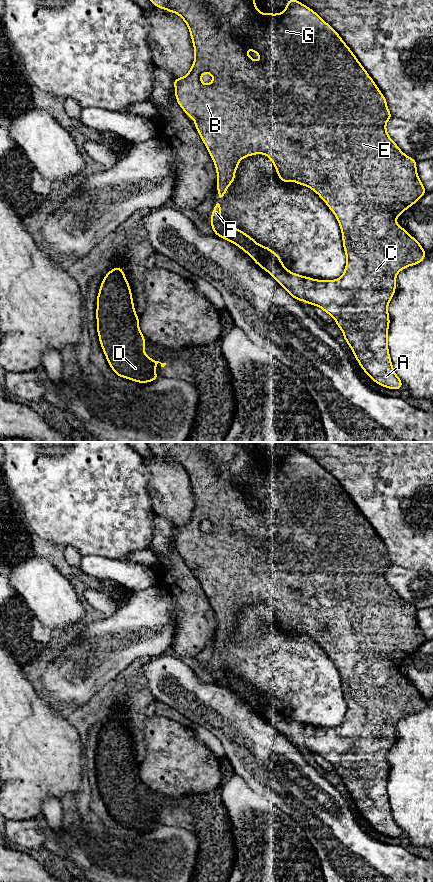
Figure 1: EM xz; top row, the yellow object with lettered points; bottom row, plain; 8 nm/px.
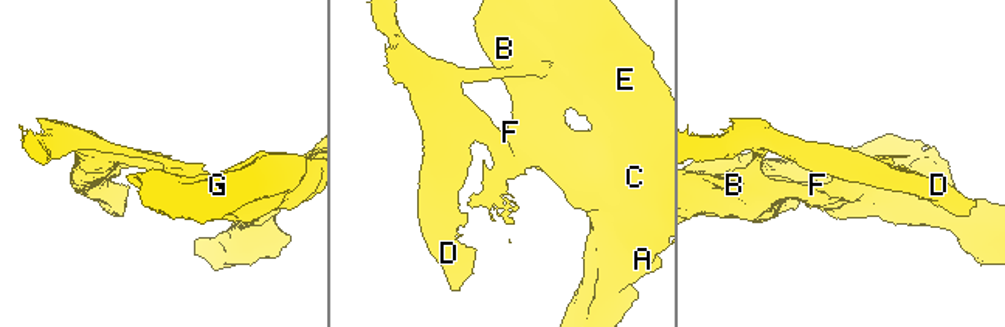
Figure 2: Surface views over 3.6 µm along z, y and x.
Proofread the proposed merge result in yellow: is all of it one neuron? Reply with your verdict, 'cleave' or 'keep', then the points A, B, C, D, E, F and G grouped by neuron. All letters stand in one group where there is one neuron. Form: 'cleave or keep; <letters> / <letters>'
cleave; A B C E F G / D

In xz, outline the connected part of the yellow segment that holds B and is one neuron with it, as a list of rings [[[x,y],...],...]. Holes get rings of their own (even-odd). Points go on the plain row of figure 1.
[[[147,442],[151,451],[163,458],[178,462],[189,476],[190,484],[194,494],[195,508],[186,524],[173,526],[175,535],[175,545],[183,559],[193,567],[195,575],[201,584],[203,591],[209,599],[212,609],[215,611],[217,620],[218,649],[214,653],[211,661],[210,673],[218,685],[233,689],[241,698],[246,700],[254,710],[262,717],[267,719],[294,747],[304,749],[309,753],[316,753],[329,762],[336,773],[342,778],[344,788],[351,796],[354,805],[360,815],[368,822],[375,831],[388,837],[402,837],[401,827],[396,823],[391,805],[388,798],[388,777],[390,766],[388,762],[388,752],[395,742],[396,724],[404,716],[417,713],[424,709],[426,700],[420,691],[412,685],[407,678],[395,670],[406,657],[415,652],[424,642],[427,641],[422,630],[419,627],[416,612],[417,608],[404,602],[398,593],[389,585],[386,578],[387,569],[393,565],[387,555],[387,549],[384,543],[373,527],[369,524],[359,508],[342,488],[340,483],[326,471],[315,459],[299,450],[297,447],[288,447],[287,454],[279,462],[263,462],[257,457],[255,445],[252,442]],[[250,496],[262,507],[260,510],[253,508],[247,502]],[[209,521],[213,524],[213,530],[203,532],[201,524]],[[255,602],[265,602],[275,614],[277,623],[282,630],[296,630],[304,633],[317,641],[327,652],[328,656],[334,661],[341,676],[344,700],[347,711],[343,723],[335,728],[317,728],[302,724],[287,718],[281,709],[281,706],[273,698],[266,694],[258,692],[252,685],[245,680],[230,674],[221,667],[221,647],[225,644],[227,636],[235,629],[235,619],[239,615],[239,609],[242,606]]]

